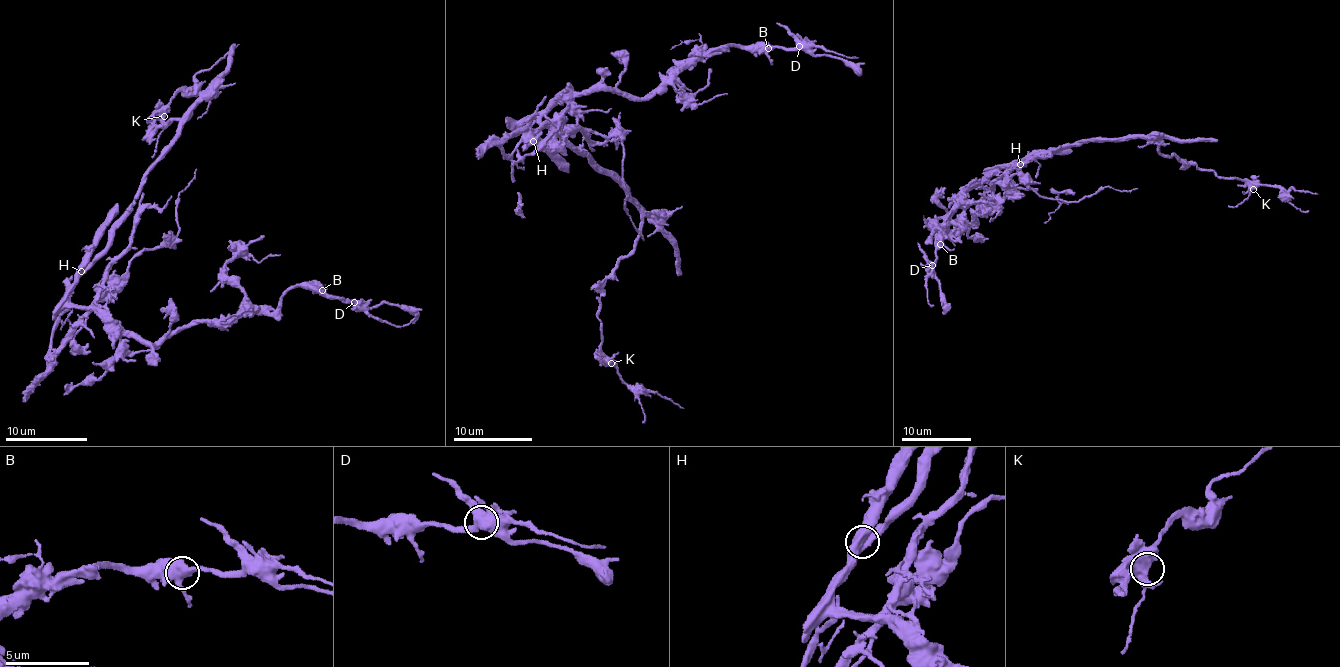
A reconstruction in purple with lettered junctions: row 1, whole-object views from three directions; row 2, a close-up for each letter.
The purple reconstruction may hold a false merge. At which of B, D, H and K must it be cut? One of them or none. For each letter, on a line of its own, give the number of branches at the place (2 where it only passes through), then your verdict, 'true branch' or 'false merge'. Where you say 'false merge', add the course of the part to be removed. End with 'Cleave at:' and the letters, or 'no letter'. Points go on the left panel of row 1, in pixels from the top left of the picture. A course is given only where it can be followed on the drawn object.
B: 3 branches meet; true branch
D: 3 branches meet; true branch
H: 3 branches meet; false merge; foreign part runs (82, 271), (108, 245), (144, 175), (192, 105), (190, 117), (151, 130), (154, 112), (239, 43)
K: 3 branches meet; true branch
Cleave at: H

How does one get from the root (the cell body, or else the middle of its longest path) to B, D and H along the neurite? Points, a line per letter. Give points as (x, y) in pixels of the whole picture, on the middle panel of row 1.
B: (580, 129), (546, 122), (546, 110), (601, 88), (646, 97), (694, 59), (722, 52), (726, 44), (768, 48)
D: (580, 129), (546, 122), (546, 110), (601, 88), (646, 97), (694, 59), (722, 52), (726, 44), (799, 46)
H: (580, 129), (570, 126), (558, 128), (528, 120), (520, 124), (520, 132), (534, 141)

